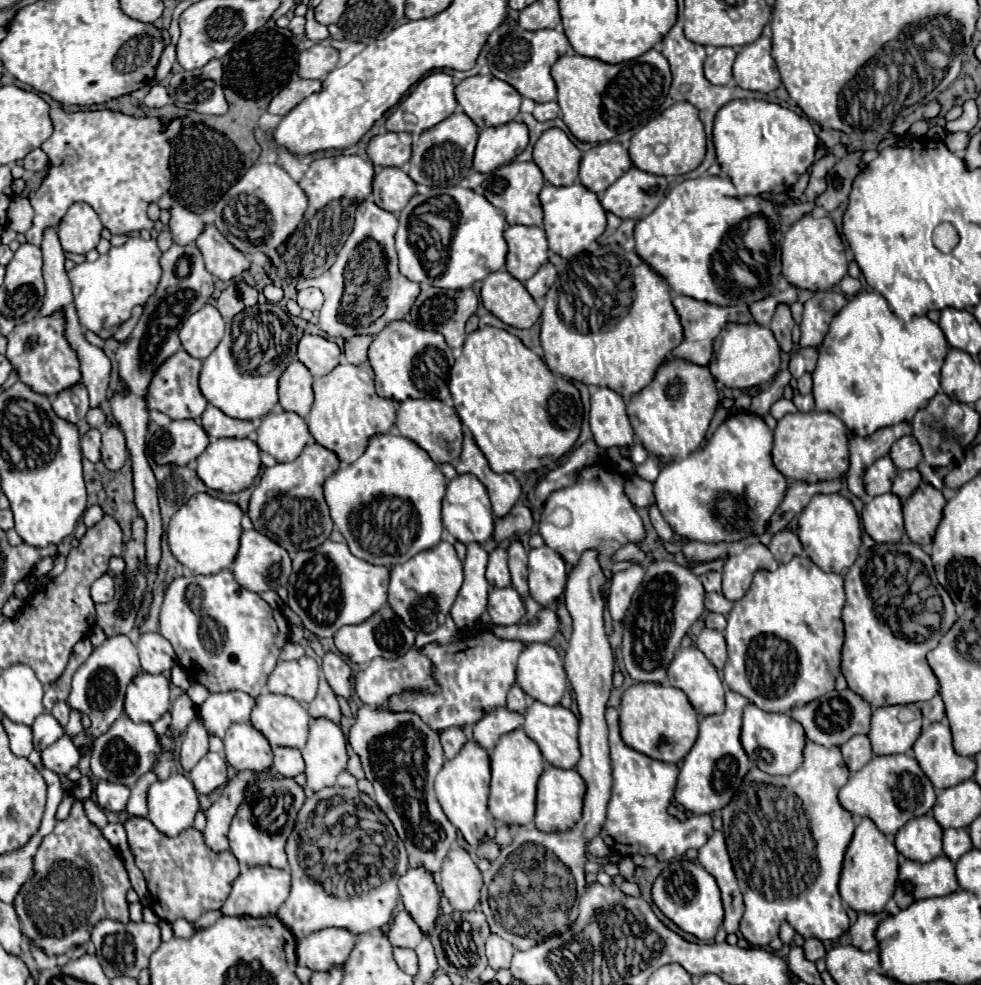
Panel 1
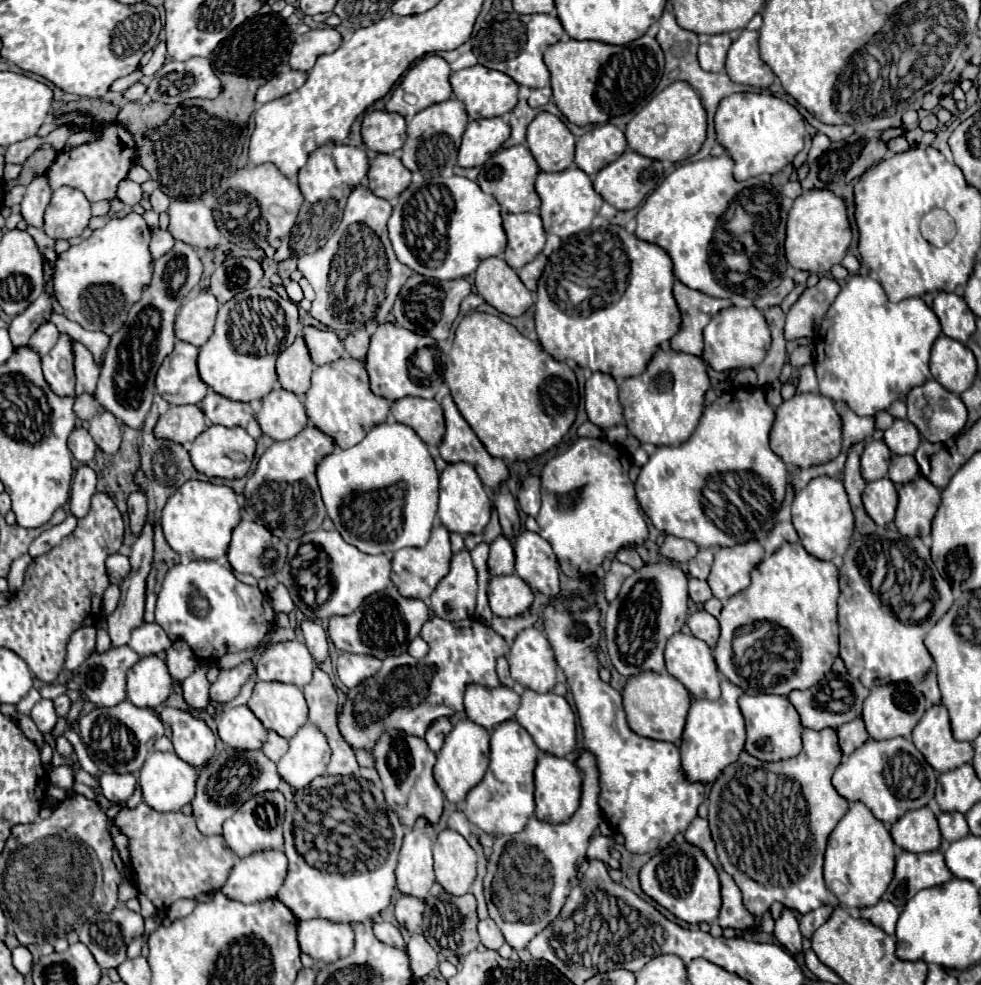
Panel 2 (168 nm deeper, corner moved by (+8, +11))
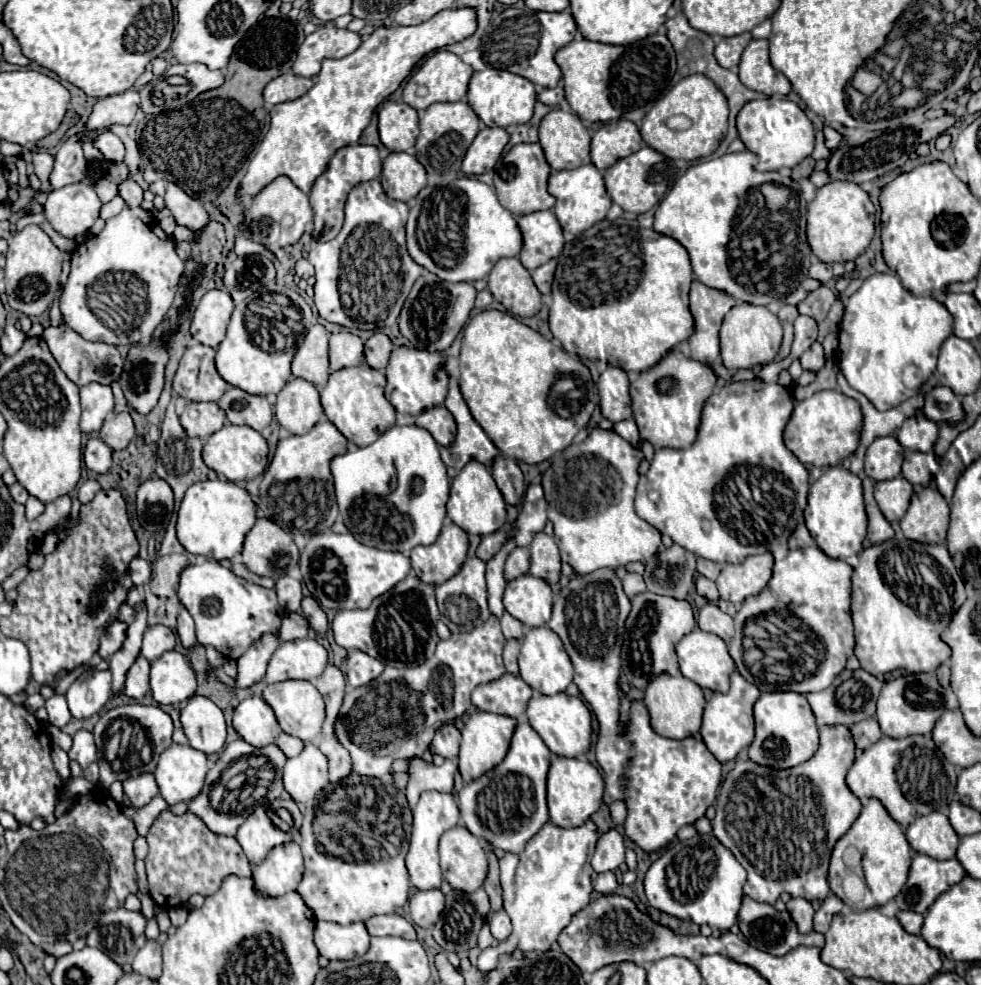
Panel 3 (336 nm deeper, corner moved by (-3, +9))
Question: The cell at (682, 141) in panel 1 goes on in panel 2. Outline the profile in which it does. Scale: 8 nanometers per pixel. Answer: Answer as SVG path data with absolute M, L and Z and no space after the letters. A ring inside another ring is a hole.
M674 81L670 87L660 91L650 103L637 111L626 127L626 141L628 147L648 159L658 161L686 161L688 157L696 155L706 139L706 113L700 103L698 93L684 81ZM662 123L661 133L654 135L654 127Z

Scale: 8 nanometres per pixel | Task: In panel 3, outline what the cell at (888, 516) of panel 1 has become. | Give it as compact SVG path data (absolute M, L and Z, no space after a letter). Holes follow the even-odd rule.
M895 477L889 481L875 483L875 501L889 523L899 521L911 501L913 485L905 477Z

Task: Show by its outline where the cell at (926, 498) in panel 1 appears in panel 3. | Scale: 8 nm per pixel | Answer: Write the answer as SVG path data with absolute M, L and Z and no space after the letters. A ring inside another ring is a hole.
M921 487L913 493L911 505L901 519L907 539L919 543L945 543L949 527L949 505L937 489Z

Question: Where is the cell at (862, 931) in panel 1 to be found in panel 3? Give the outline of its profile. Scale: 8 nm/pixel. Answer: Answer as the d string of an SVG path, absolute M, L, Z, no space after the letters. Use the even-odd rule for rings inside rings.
M899 911L899 913L897 913L897 919L903 923L903 927L905 927L907 933L919 935L925 917L919 915L919 913L915 913L915 911Z

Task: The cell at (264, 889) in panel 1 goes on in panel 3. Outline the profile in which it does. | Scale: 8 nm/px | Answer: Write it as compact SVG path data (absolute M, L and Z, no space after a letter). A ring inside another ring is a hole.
M291 841L279 847L273 847L267 859L253 869L255 889L259 895L281 897L289 891L295 891L303 877L303 855L301 847Z

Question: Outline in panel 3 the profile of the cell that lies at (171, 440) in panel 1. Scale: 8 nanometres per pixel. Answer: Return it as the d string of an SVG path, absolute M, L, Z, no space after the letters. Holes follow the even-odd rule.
M187 403L181 413L181 425L191 437L209 437L227 423L223 409L217 403Z

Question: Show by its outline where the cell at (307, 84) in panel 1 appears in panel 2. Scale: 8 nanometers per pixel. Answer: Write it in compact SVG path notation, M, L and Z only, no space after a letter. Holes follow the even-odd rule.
M290 70L286 73L278 73L264 87L258 89L256 101L262 105L262 103L268 103L272 99L284 97L284 95L296 91L298 87L302 87L304 81L306 81L306 73L304 71Z

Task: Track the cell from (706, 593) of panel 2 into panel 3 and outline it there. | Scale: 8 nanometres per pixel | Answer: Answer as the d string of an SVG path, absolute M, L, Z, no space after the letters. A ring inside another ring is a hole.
M697 577L695 585L697 585L697 593L699 593L701 597L705 597L707 601L715 603L715 601L719 599L719 593L717 593L717 587L715 587L713 581L709 581L709 579L705 579L705 577Z

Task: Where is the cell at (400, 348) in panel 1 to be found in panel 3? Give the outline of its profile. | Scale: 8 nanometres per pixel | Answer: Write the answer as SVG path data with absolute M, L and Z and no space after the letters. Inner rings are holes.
M411 345L393 349L389 365L385 369L385 375L387 375L385 397L395 407L397 413L407 413L407 415L417 417L431 407L443 405L447 397L447 381L449 381L449 375L443 363L445 363L445 357L441 353L419 351Z

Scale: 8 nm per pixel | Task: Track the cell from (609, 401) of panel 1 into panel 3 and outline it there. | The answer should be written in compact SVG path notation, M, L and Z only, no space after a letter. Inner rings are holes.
M608 364L597 381L597 387L601 395L601 413L609 421L617 423L631 417L629 379L623 369Z

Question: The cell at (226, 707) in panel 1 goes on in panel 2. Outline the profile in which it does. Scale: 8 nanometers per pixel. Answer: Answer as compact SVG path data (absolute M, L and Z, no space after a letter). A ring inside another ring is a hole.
M240 663L232 669L220 669L218 679L210 683L210 701L214 703L228 703L230 699L236 699L240 693L240 687L252 673L250 663Z

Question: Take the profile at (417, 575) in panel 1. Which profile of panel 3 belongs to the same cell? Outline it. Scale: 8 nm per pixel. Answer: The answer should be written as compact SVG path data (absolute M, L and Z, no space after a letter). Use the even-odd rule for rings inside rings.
M447 523L435 543L419 545L411 551L411 565L419 579L429 585L439 585L459 571L467 559L467 551L467 533L455 523Z

